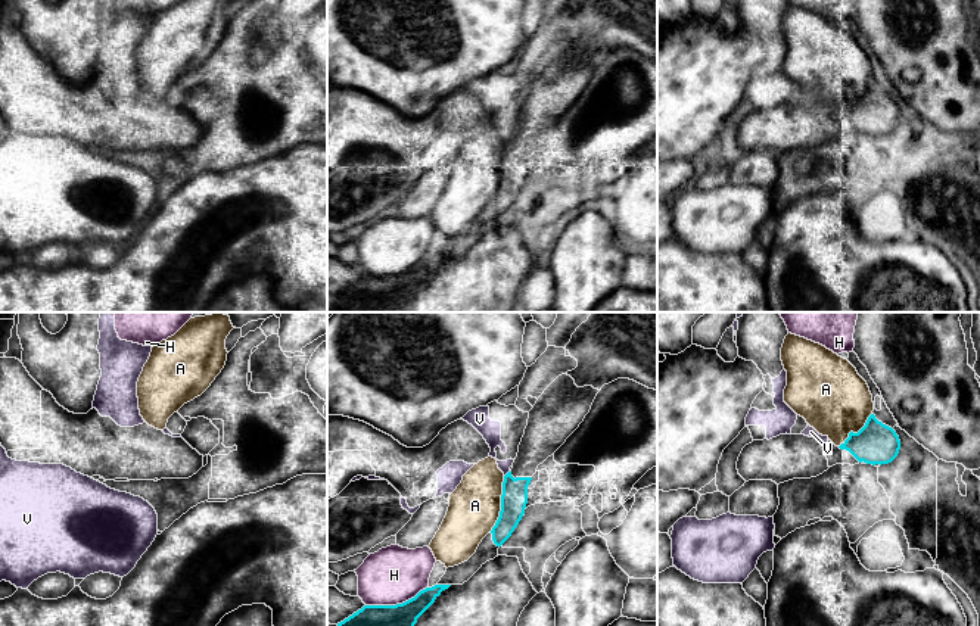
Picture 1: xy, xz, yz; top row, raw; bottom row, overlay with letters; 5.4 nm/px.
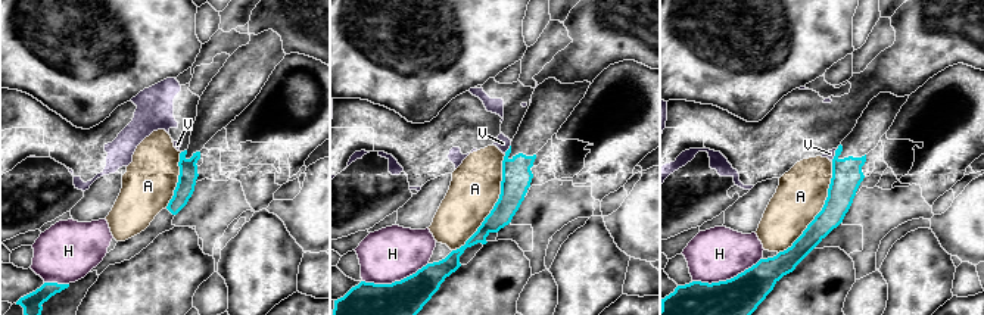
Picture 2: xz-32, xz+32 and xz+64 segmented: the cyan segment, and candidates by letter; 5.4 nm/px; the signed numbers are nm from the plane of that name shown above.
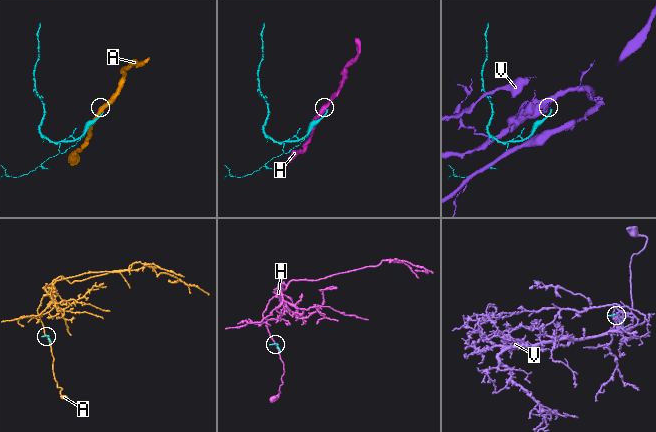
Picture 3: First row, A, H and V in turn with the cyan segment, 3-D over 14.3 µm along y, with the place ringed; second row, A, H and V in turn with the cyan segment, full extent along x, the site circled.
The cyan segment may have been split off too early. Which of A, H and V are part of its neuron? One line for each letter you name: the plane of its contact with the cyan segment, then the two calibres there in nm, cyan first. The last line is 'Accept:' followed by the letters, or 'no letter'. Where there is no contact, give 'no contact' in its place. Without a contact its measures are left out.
Accept: no letter

